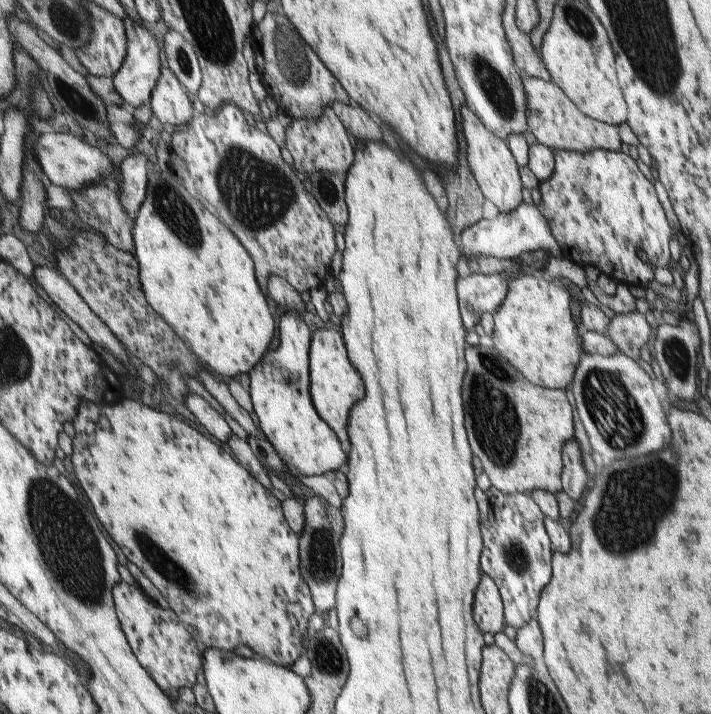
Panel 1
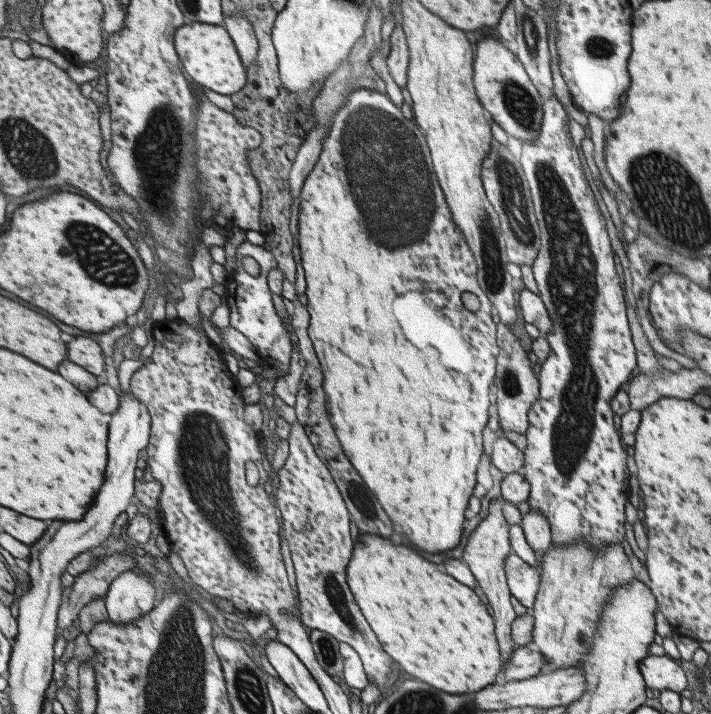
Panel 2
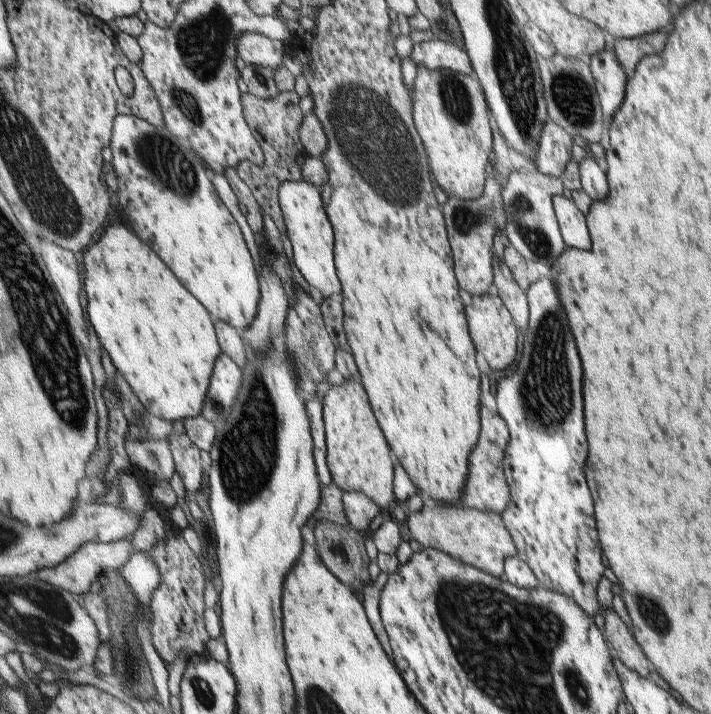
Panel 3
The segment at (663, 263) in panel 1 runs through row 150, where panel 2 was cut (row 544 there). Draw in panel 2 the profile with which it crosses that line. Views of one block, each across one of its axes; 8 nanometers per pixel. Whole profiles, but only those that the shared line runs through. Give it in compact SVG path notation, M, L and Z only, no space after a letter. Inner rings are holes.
M550 96L547 100L543 101L543 120L541 122L541 132L538 133L537 144L539 144L539 154L547 156L547 154L555 154L557 164L563 164L561 168L567 172L565 176L569 176L567 180L573 182L529 182L529 192L531 192L532 207L534 208L534 215L536 216L536 223L540 230L540 247L538 253L531 263L531 270L534 281L538 288L538 295L546 308L549 320L552 322L551 330L547 334L543 334L548 342L550 352L548 358L544 362L539 363L539 397L538 401L533 403L531 407L531 430L527 430L525 434L526 447L522 452L524 458L524 465L521 468L521 475L529 485L529 495L527 495L527 504L530 510L536 510L544 515L545 520L548 522L550 528L550 539L552 544L560 546L562 544L573 544L578 540L589 542L590 546L594 548L604 548L612 542L620 544L621 540L625 540L625 502L627 502L627 474L625 474L625 450L621 448L619 442L619 434L613 426L613 411L609 406L609 401L619 390L621 384L625 384L631 376L631 370L635 368L635 350L631 344L631 334L629 334L629 326L627 326L627 318L625 318L625 302L623 302L623 290L619 286L617 274L615 274L615 262L613 262L613 252L609 246L609 238L605 232L605 220L601 218L601 212L597 208L597 202L589 190L589 184L585 182L585 176L581 172L581 164L579 164L579 156L577 150L571 144L569 138L569 130L567 130L567 114L561 108L561 104L555 100L554 96Z

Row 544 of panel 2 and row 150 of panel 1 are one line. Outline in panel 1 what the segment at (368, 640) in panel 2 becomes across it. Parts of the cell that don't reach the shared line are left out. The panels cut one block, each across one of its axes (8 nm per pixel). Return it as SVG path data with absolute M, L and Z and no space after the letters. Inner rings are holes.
M333 106L324 108L322 115L317 119L305 117L301 120L295 119L287 129L285 146L294 156L293 167L301 176L312 175L317 171L331 171L345 178L356 156L349 132L340 121Z

